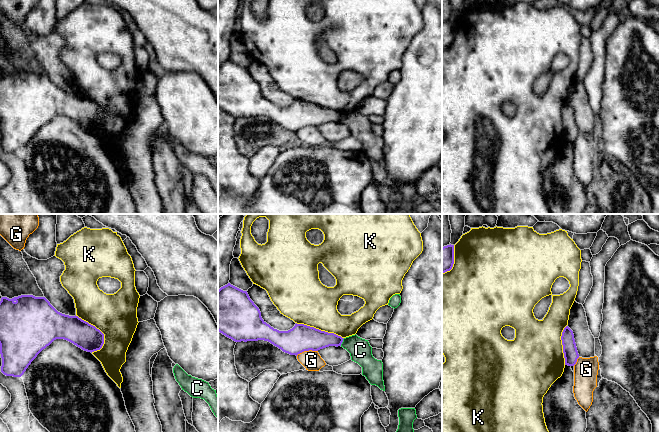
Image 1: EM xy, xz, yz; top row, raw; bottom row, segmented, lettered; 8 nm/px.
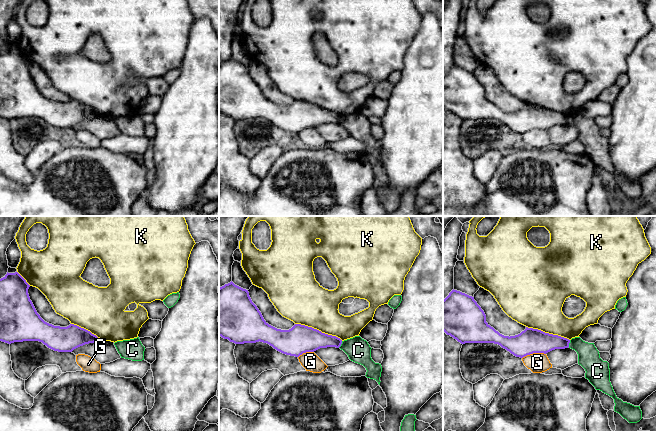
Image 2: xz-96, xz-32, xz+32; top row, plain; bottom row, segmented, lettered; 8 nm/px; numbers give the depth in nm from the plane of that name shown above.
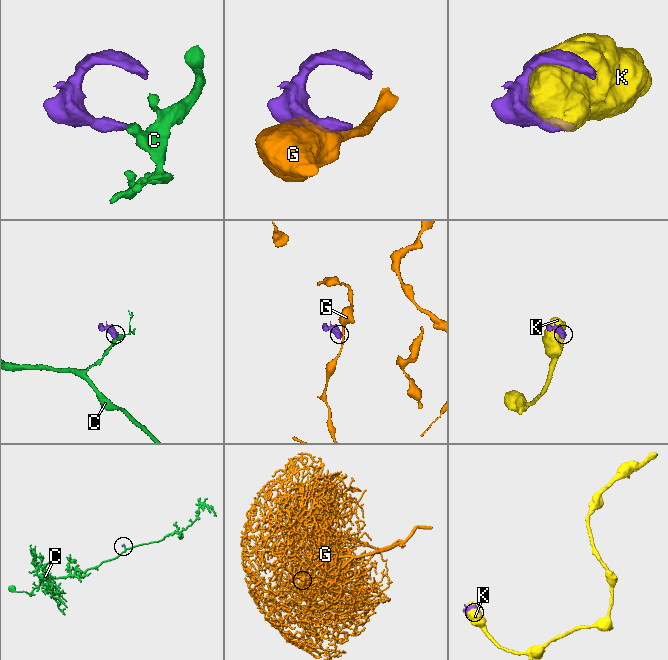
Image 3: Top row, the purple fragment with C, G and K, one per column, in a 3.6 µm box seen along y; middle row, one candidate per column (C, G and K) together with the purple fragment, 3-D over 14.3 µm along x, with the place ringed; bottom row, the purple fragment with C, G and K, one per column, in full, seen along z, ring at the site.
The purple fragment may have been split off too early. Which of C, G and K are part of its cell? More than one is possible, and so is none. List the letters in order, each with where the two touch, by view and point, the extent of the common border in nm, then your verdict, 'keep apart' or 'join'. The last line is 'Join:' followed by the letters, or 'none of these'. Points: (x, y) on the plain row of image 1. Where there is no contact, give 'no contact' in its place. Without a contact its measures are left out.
C: xz (342, 117) | 70 nm | keep apart
G: xz (306, 126) | 180 nm | keep apart
K: xy (96, 104) | 340 nm | keep apart
Join: none of these

